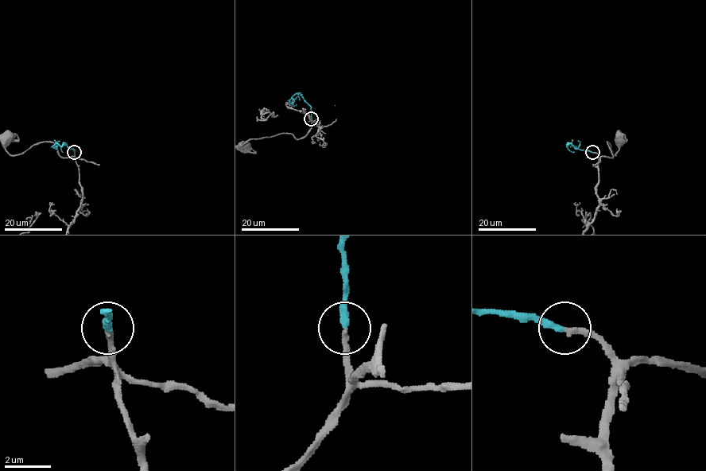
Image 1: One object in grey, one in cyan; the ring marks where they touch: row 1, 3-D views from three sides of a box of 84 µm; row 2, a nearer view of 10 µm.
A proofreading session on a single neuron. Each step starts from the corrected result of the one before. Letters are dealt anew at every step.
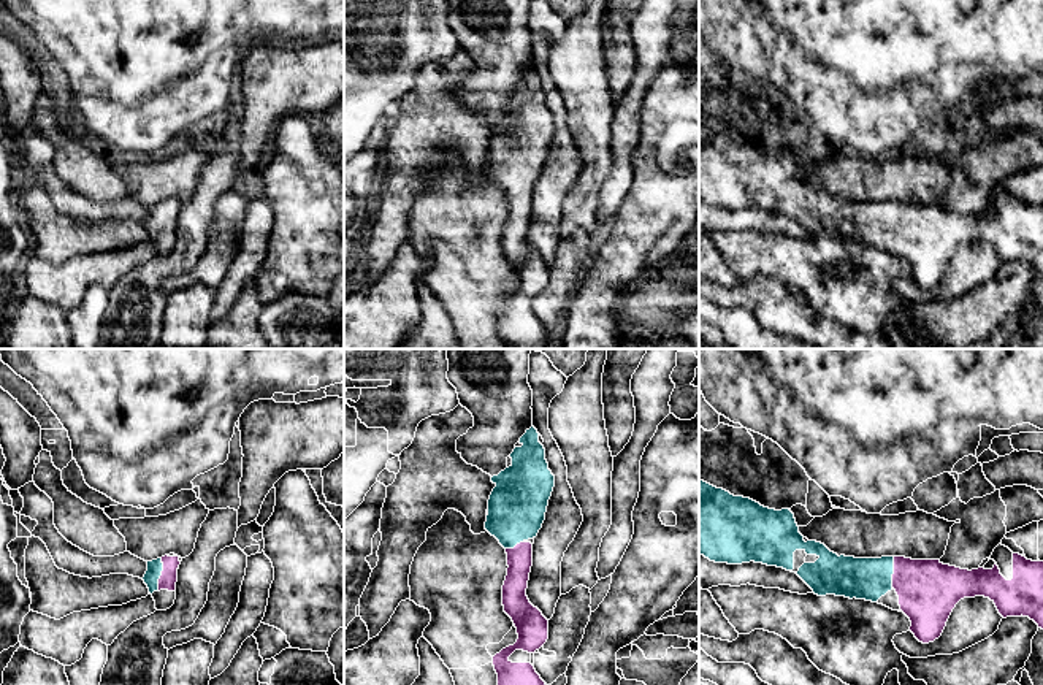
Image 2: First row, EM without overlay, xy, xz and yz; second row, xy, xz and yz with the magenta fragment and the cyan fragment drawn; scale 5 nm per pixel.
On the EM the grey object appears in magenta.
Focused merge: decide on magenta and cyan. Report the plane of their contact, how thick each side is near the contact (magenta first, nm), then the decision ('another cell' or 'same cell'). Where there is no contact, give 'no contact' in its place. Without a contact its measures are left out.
contact in xy; calibres 90 and 80 nm; same cell

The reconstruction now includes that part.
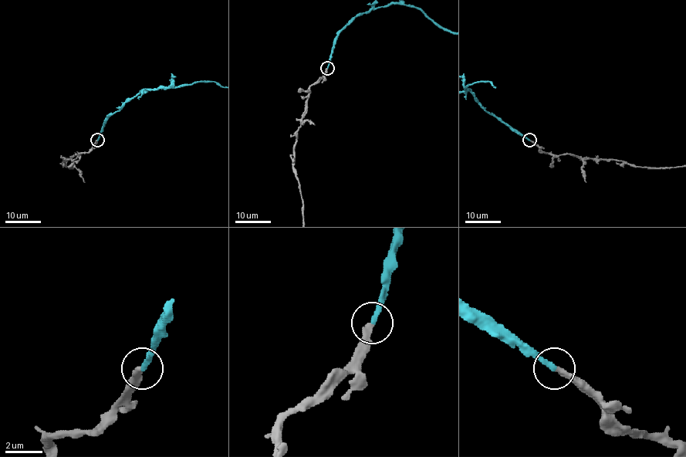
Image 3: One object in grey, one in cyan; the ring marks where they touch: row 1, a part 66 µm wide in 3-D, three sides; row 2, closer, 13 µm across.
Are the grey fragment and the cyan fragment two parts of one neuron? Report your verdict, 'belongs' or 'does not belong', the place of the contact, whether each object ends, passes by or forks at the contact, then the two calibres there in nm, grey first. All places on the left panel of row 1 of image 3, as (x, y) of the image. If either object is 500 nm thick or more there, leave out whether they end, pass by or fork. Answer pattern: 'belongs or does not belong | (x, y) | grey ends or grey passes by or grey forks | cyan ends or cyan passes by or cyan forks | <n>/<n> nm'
belongs | (97, 140) | grey ends | cyan ends | 320/260 nm

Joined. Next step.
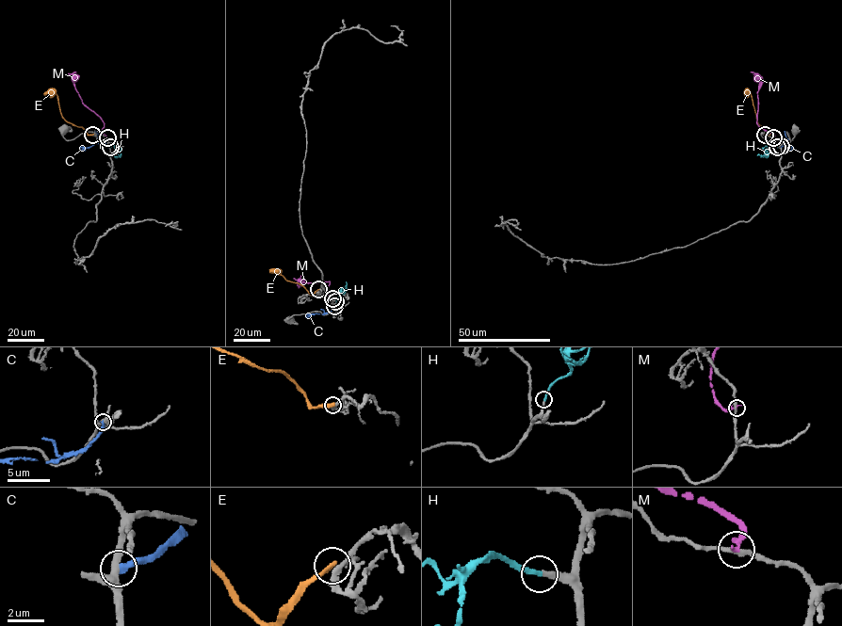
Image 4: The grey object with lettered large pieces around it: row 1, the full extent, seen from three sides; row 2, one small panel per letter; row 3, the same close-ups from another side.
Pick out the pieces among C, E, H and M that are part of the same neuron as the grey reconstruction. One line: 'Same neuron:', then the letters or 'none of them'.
Same neuron: H

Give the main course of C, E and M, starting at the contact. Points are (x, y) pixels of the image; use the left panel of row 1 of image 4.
C: (108, 146), (101, 142), (79, 148)
E: (92, 134), (65, 120), (55, 93), (43, 93)
M: (107, 136), (102, 131), (103, 120), (83, 103), (78, 94), (72, 78), (76, 72)

